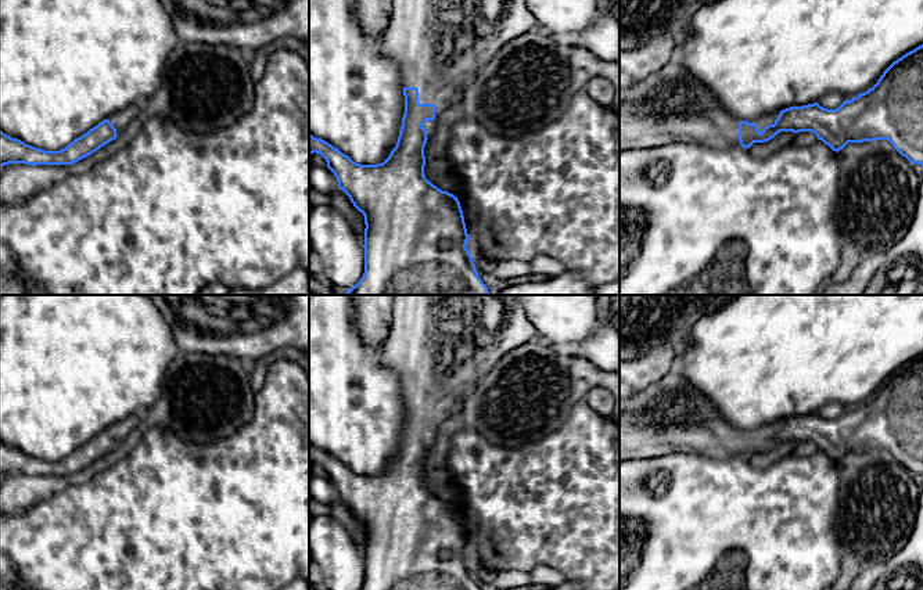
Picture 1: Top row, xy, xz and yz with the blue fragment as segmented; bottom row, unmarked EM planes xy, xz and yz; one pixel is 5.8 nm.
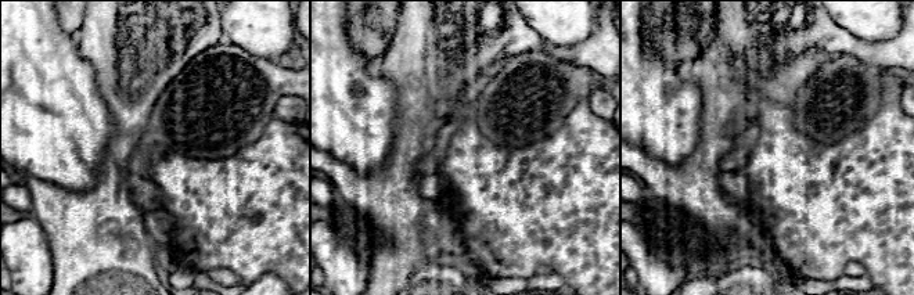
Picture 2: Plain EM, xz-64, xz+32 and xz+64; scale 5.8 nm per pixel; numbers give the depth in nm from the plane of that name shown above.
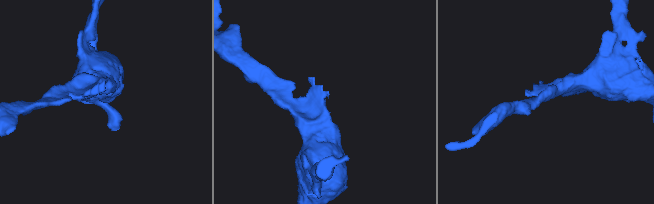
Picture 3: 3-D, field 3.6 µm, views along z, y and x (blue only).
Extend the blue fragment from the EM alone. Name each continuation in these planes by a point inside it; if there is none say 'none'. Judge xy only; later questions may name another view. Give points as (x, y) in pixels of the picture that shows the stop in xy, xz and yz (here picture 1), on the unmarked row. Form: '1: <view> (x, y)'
1: xy (119, 430)

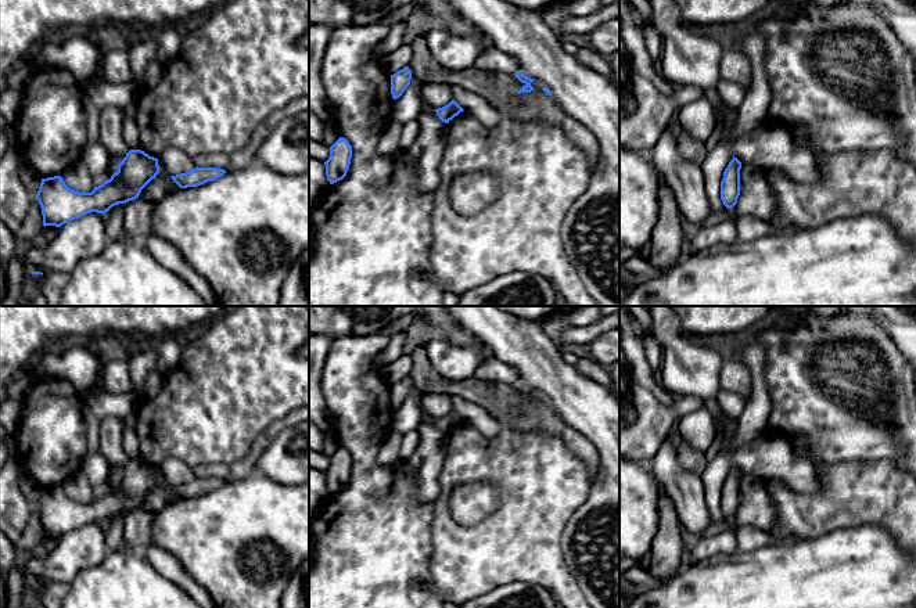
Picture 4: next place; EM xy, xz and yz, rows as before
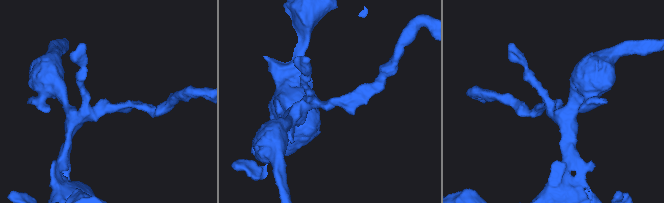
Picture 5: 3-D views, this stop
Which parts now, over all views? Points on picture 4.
none

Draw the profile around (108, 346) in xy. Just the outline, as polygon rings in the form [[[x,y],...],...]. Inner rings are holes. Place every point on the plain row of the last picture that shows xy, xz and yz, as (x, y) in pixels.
[[[97,334],[90,337],[93,339],[86,348],[96,353],[104,364],[116,359],[127,359],[129,352],[121,335]]]

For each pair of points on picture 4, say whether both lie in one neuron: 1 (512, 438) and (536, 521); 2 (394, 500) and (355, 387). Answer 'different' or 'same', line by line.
1: same
2: same

